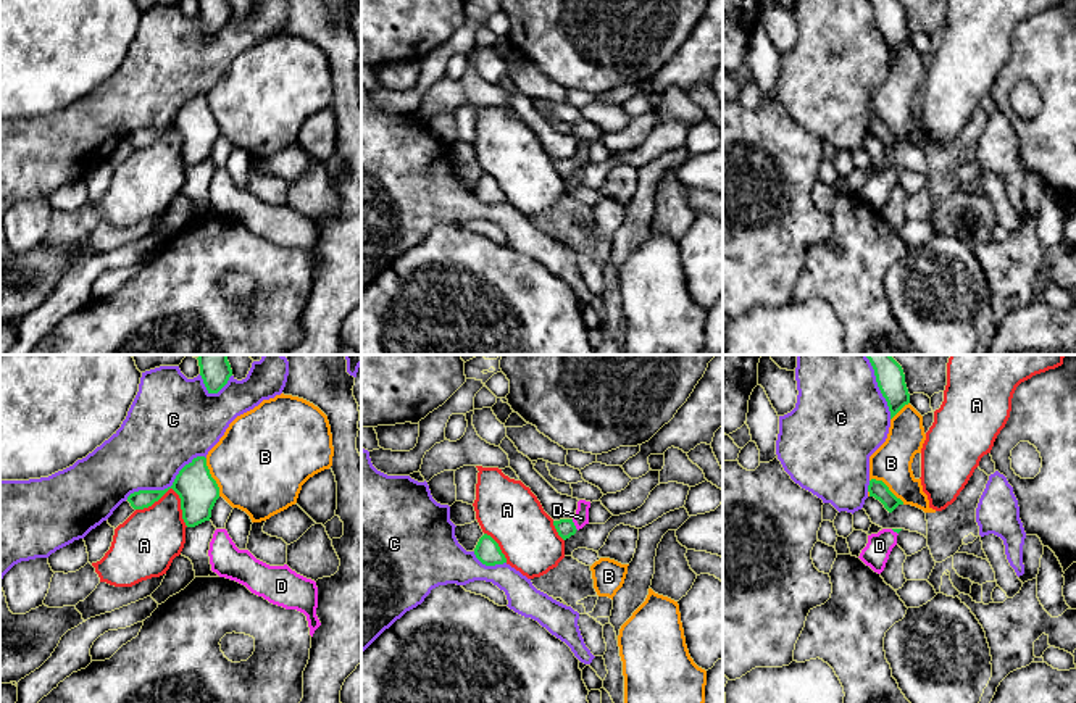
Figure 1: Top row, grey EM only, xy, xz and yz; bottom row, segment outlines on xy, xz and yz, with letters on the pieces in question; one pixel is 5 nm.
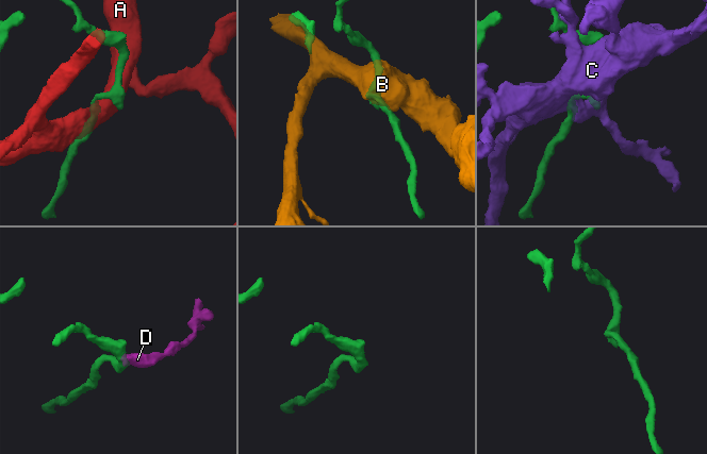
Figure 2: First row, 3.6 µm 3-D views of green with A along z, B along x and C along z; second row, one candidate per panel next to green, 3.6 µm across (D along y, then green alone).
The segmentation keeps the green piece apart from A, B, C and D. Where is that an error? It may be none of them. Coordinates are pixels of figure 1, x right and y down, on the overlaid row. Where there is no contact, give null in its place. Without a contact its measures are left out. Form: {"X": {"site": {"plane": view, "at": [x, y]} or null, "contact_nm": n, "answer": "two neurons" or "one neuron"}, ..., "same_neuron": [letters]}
{"A": {"site": {"plane": "xy", "at": [173, 489]}, "contact_nm": 280, "answer": "two neurons"}, "B": {"site": {"plane": "xy", "at": [212, 478]}, "contact_nm": 200, "answer": "two neurons"}, "C": {"site": {"plane": "xy", "at": [168, 487]}, "contact_nm": 460, "answer": "two neurons"}, "D": {"site": {"plane": "xz", "at": [573, 524]}, "contact_nm": 70, "answer": "one neuron"}, "same_neuron": ["D"]}

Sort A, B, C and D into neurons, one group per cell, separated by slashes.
A / B / C / D

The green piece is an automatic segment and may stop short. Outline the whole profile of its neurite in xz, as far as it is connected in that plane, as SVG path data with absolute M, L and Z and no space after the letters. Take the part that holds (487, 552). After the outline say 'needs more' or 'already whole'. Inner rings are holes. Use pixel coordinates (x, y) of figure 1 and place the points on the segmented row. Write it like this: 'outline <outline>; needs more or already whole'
outline M484 534L476 548L474 548L476 558L486 564L486 566L495 566L507 563L505 555L502 553L498 543L487 534Z; already whole

